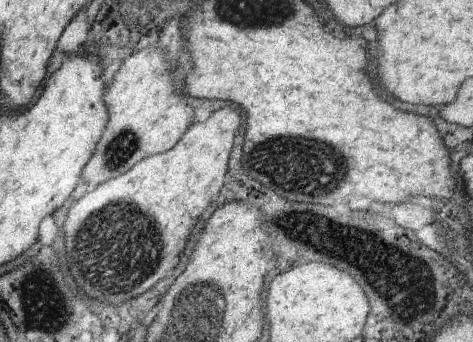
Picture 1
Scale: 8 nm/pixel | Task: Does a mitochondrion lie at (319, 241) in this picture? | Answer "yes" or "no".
yes

